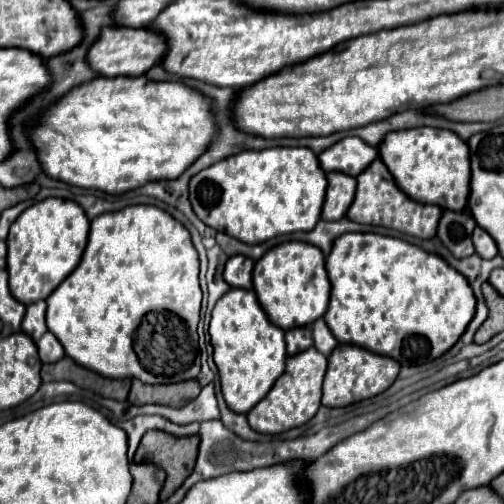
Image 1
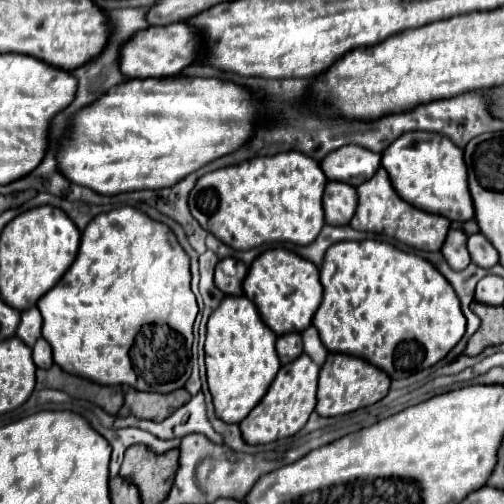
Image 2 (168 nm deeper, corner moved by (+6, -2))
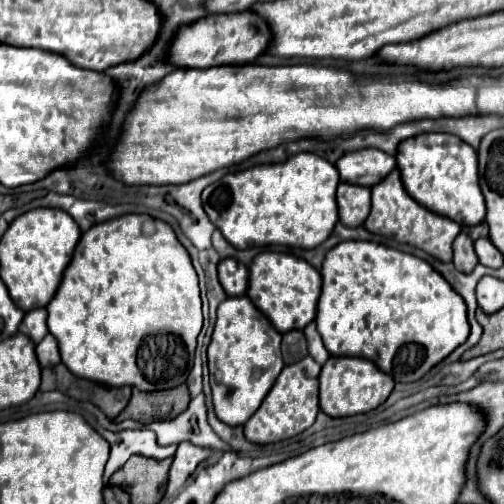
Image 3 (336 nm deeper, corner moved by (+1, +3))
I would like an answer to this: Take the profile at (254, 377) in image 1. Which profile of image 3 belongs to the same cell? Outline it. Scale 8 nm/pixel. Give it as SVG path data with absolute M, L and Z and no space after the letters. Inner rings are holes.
M231 296L217 308L217 322L207 360L217 418L229 426L243 426L269 394L283 368L281 334L247 296Z

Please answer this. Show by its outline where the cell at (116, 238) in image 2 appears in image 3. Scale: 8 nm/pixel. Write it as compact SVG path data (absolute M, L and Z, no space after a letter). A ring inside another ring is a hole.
M125 214L101 224L91 226L91 230L87 230L73 254L71 264L67 266L61 286L55 292L53 300L47 304L47 326L49 332L57 338L59 342L59 350L61 350L61 358L63 364L79 378L87 378L99 384L107 384L107 386L137 386L143 392L153 392L153 390L167 390L167 388L175 388L179 384L183 384L193 368L193 360L195 360L195 346L197 346L197 336L201 332L203 326L203 316L201 316L201 298L199 298L199 282L197 282L197 274L193 270L191 258L187 254L187 250L183 248L183 244L177 240L173 228L157 218L151 218L147 214Z

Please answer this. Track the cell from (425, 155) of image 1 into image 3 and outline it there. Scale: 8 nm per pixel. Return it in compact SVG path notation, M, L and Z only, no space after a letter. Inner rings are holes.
M419 134L397 148L397 168L405 190L427 210L447 216L461 226L473 226L485 218L485 202L477 178L477 154L455 134Z

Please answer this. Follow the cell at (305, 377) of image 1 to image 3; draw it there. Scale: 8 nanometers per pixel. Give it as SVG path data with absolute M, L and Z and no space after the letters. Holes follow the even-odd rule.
M311 356L303 358L301 362L285 366L279 378L275 380L271 392L265 396L263 404L259 406L259 410L247 420L245 424L247 440L257 444L269 444L291 438L309 428L319 412L319 372L321 366Z

